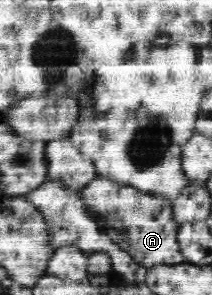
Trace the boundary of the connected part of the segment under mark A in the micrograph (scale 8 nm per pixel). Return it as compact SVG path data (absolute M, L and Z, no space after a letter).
M96 175L81 190L81 196L99 228L121 249L127 250L135 262L141 261L141 265L150 269L155 265L177 265L186 261L177 241L180 226L173 214L173 201L163 194L145 193L136 186Z

